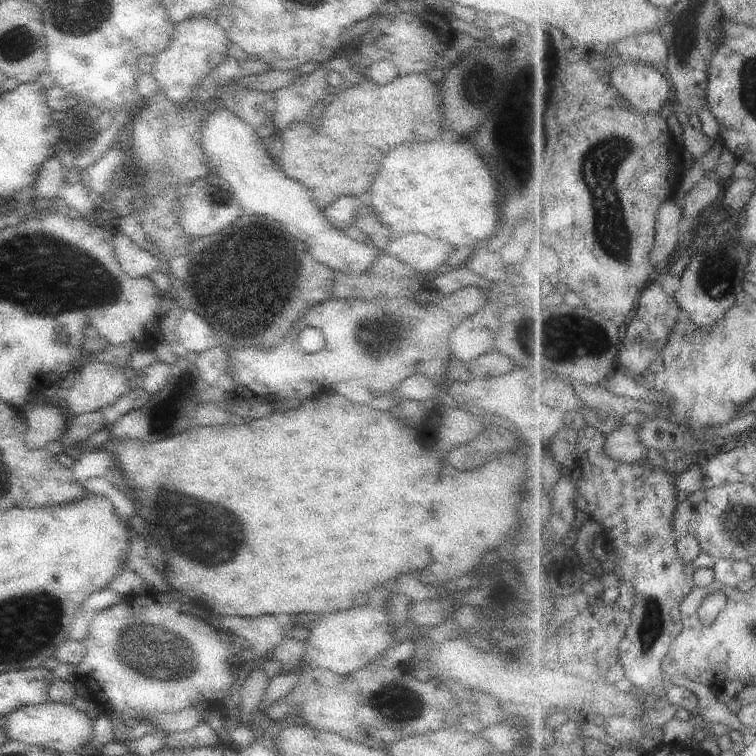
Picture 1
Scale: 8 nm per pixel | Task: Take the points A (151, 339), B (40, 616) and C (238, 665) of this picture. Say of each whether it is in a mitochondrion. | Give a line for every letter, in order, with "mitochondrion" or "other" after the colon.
A: other
B: mitochondrion
C: other

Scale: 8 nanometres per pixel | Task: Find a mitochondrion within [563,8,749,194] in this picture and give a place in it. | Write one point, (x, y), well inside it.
(687, 32)

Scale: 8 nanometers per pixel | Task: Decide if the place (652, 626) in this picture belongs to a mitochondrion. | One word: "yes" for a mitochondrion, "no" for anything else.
yes

